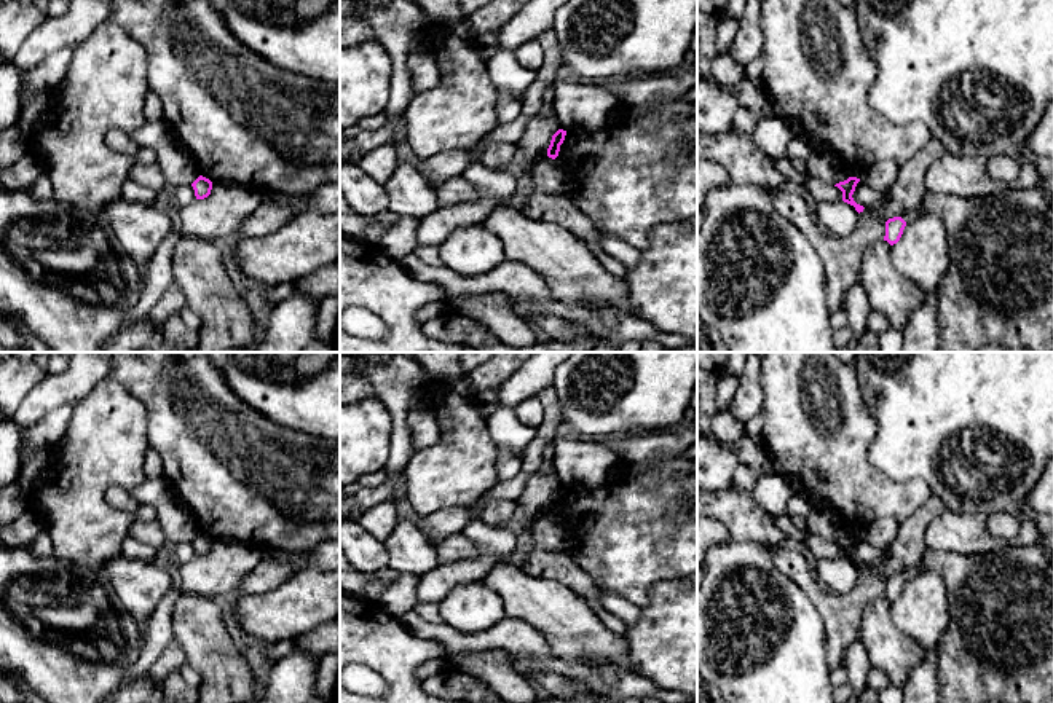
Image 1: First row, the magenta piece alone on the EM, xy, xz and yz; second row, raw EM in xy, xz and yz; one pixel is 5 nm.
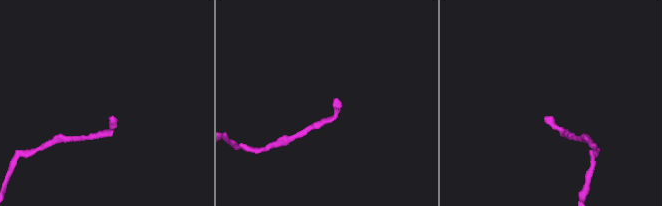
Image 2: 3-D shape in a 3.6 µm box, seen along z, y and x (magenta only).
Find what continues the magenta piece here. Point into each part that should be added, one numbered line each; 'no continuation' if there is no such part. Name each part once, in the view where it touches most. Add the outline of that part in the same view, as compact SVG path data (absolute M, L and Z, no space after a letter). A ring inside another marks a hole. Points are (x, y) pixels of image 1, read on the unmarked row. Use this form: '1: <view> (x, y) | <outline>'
no continuation

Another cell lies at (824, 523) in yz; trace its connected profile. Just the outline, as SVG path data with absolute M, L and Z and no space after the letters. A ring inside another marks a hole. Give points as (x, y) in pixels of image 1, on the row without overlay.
M815 507L806 516L806 528L810 534L830 542L836 542L850 534L833 510L822 507Z

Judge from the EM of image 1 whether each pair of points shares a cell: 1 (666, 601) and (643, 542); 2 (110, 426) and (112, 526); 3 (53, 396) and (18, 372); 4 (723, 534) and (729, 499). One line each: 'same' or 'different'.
1: different
2: same
3: different
4: different

